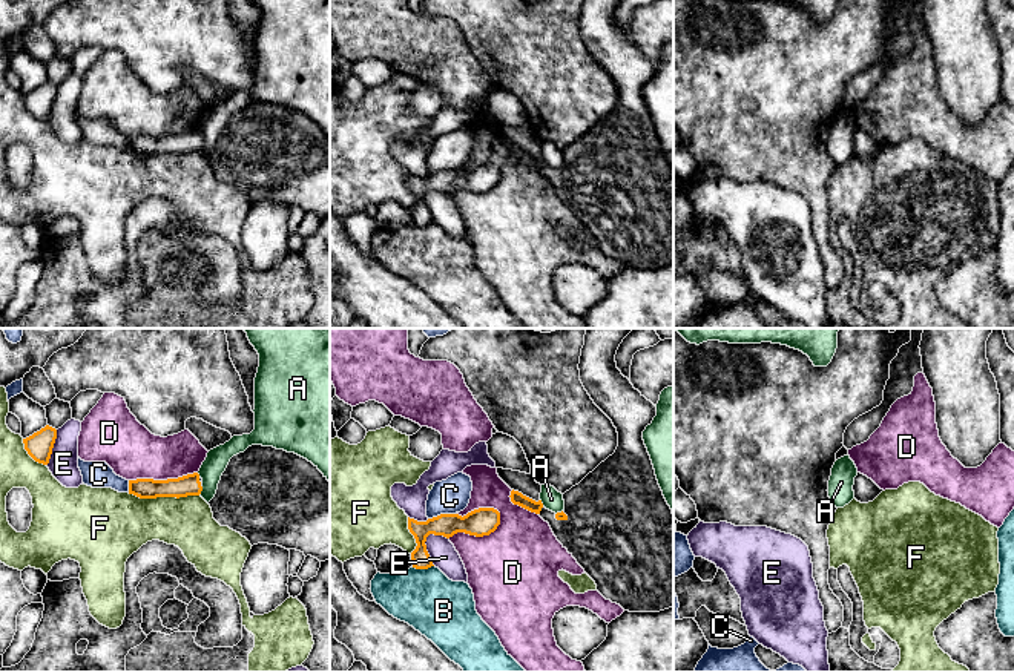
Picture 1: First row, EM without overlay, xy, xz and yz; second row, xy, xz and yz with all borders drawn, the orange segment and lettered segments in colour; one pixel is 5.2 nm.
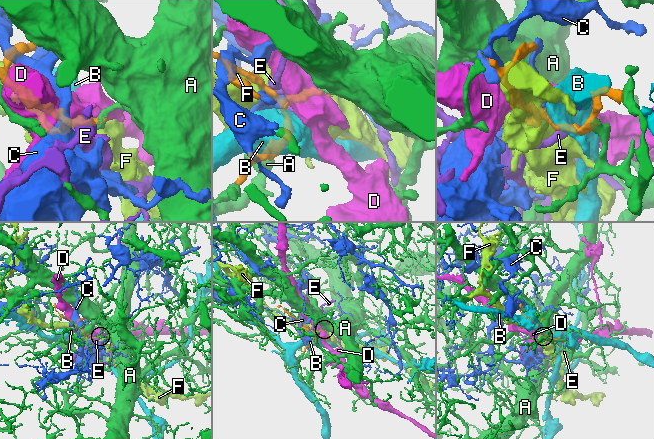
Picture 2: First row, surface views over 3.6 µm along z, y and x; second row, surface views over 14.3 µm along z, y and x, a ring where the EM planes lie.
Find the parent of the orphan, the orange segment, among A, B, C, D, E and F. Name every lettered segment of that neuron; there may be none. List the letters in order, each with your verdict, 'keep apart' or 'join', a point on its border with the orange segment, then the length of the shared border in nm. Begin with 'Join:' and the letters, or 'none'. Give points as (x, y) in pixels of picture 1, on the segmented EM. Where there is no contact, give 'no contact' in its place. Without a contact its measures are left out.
Join: none
A: keep apart | xy (201, 490) | 50 nm
B: keep apart | xz (422, 568) | 110 nm
C: keep apart | xz (441, 514) | 150 nm
D: keep apart | xz (479, 536) | 300 nm
E: keep apart | xz (425, 550) | 180 nm
F: keep apart | xy (163, 496) | 380 nm

